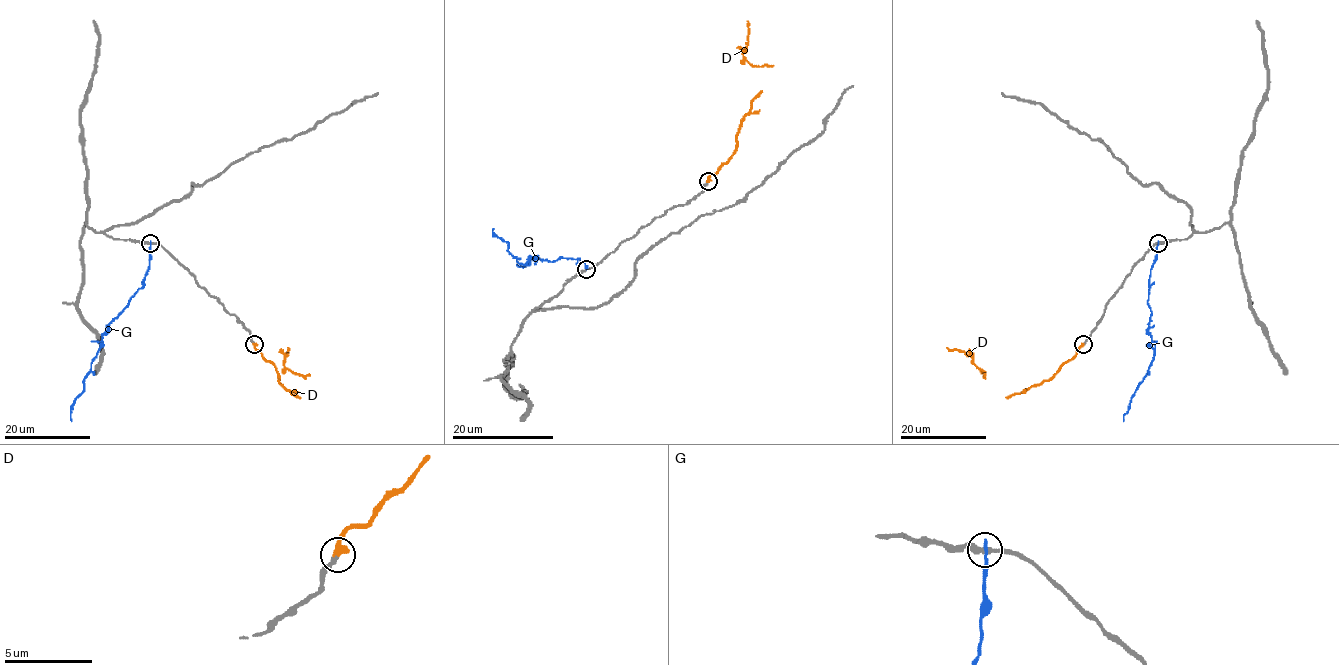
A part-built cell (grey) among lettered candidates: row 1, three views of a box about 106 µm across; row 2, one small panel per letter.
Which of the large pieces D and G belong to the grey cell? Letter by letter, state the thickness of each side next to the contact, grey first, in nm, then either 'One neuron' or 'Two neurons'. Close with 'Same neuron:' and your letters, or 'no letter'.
D: Thickness 220 nm (grey) against 440 nm. One neuron
G: Thickness 280 nm (grey) against 170 nm. Two neurons
Same neuron: D

